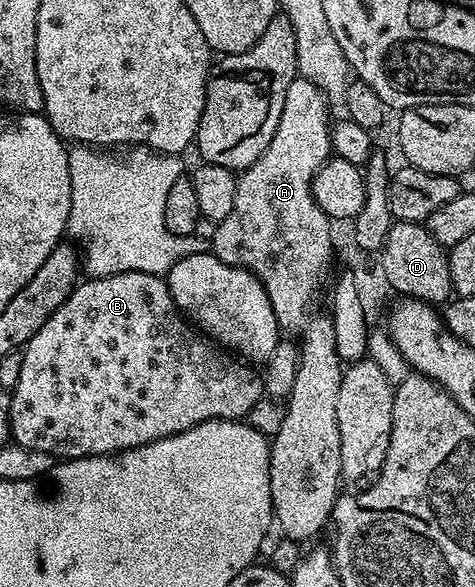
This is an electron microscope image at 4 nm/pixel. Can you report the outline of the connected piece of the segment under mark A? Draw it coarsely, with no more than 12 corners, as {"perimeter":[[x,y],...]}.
{"perimeter":[[297,77],[213,254],[253,272],[299,364],[270,440],[291,541],[341,494],[334,322],[311,319],[332,116]]}

